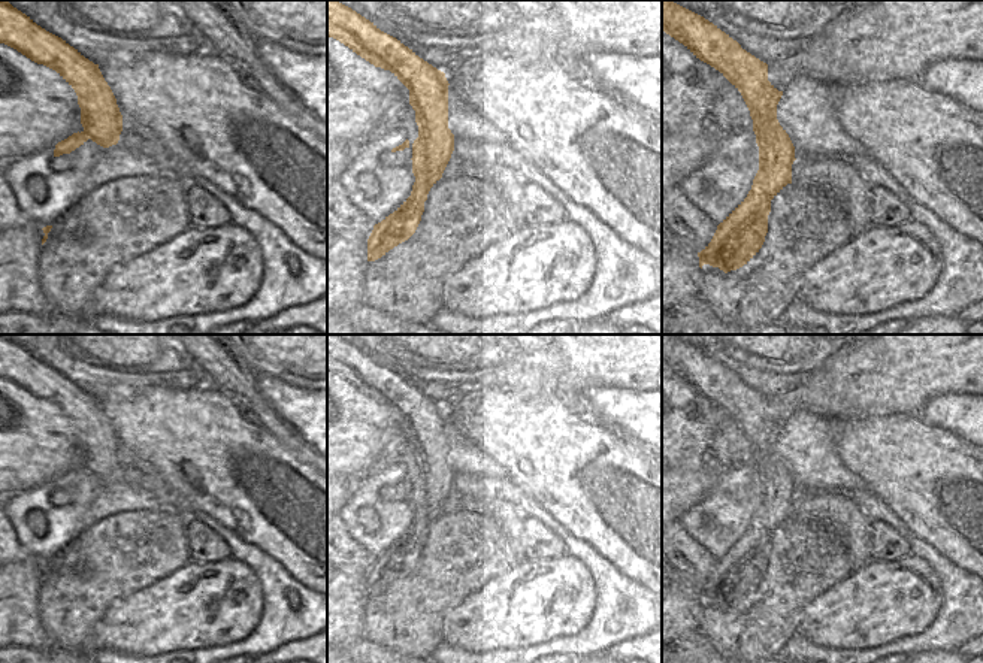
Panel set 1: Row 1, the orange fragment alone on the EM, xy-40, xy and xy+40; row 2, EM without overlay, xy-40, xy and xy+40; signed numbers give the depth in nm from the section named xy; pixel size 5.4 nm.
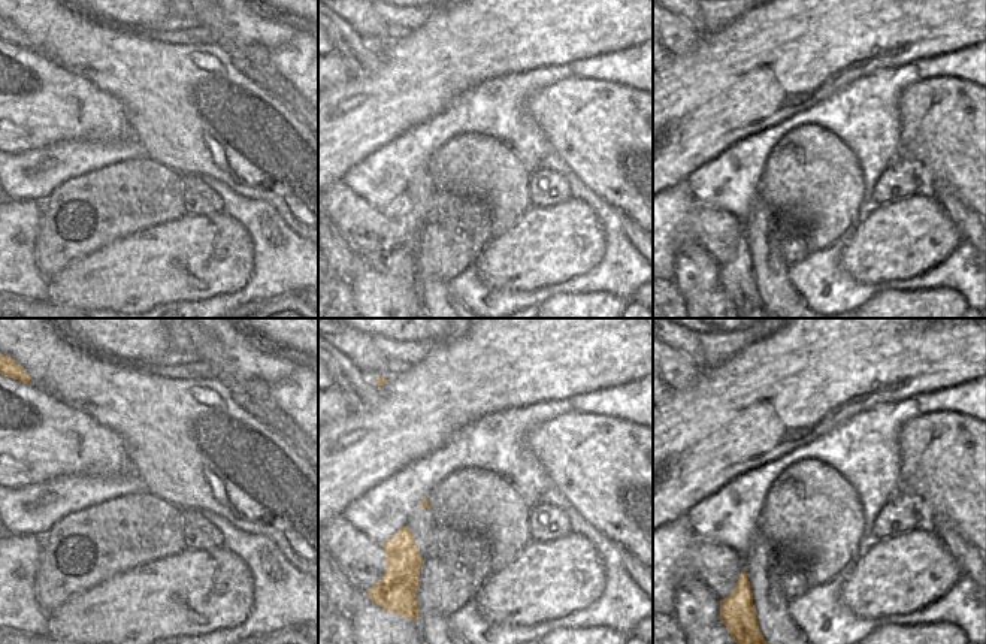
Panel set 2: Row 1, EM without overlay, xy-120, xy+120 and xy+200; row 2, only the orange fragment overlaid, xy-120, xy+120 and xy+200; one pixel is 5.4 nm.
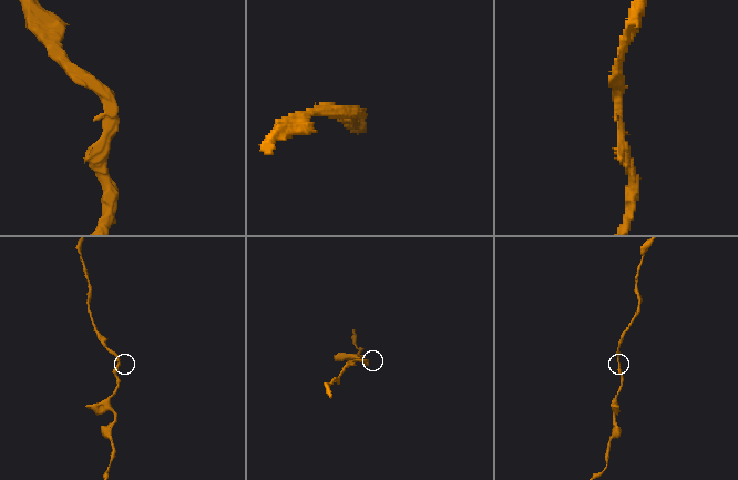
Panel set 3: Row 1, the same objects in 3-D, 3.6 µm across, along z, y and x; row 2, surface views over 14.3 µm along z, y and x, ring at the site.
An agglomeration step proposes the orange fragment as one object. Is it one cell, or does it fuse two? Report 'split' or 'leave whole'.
split

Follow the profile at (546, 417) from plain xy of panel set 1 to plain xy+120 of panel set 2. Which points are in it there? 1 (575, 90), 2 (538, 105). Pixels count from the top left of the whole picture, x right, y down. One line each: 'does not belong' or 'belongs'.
1: belongs
2: belongs

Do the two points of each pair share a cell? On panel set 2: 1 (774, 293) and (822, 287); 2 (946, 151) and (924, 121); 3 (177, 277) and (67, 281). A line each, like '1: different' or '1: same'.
1: different
2: same
3: same

